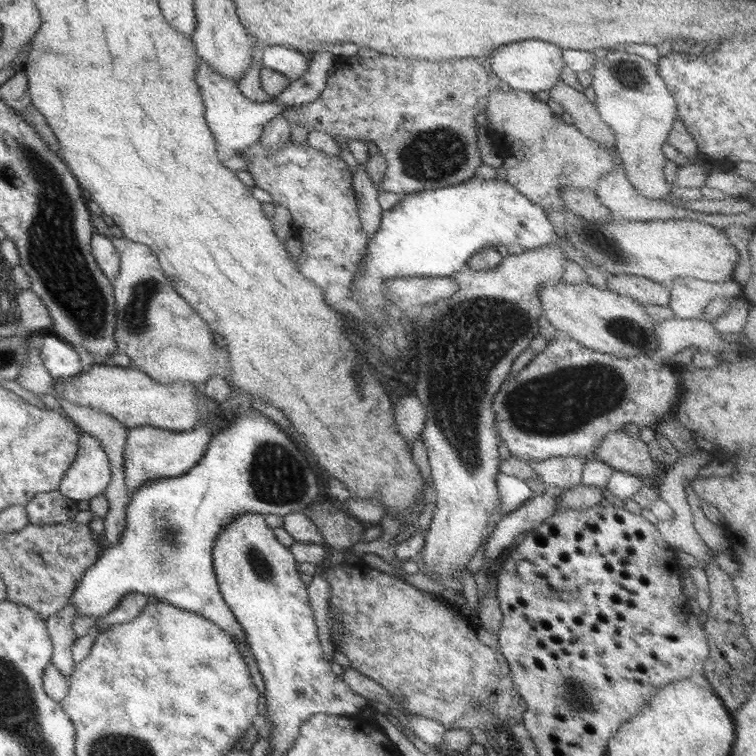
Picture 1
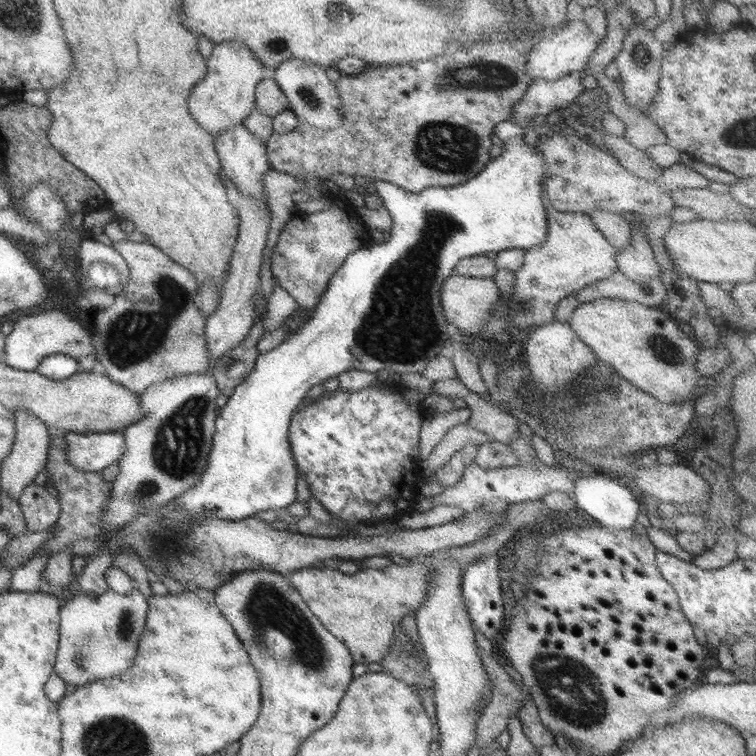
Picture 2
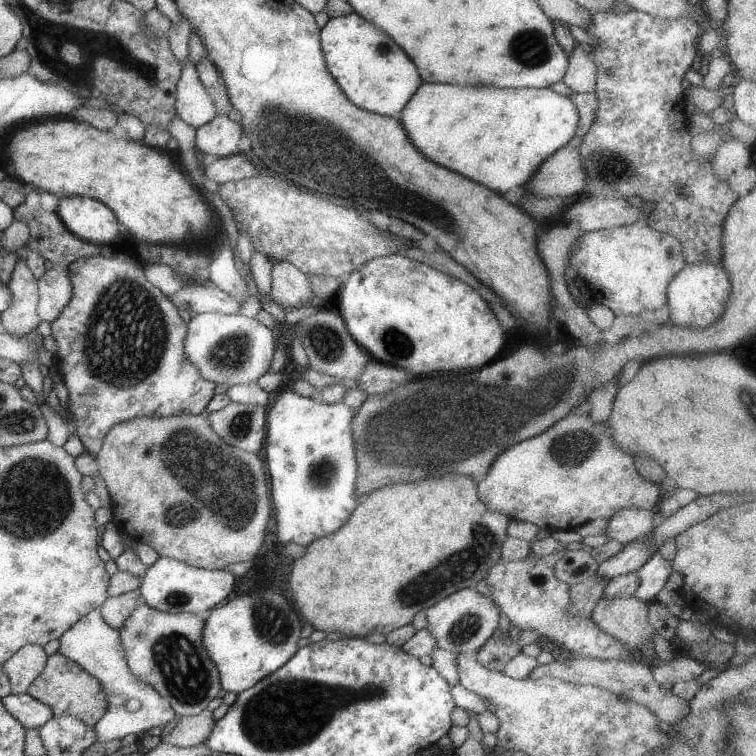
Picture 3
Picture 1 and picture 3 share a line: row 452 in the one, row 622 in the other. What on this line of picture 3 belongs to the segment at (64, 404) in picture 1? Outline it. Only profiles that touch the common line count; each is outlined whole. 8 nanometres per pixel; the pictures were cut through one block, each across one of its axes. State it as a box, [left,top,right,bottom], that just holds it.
[101,588,143,629]

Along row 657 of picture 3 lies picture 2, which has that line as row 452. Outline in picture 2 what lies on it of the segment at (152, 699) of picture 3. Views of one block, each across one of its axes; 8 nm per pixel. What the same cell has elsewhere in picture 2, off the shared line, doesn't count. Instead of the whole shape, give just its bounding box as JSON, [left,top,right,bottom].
[64,428,127,472]

